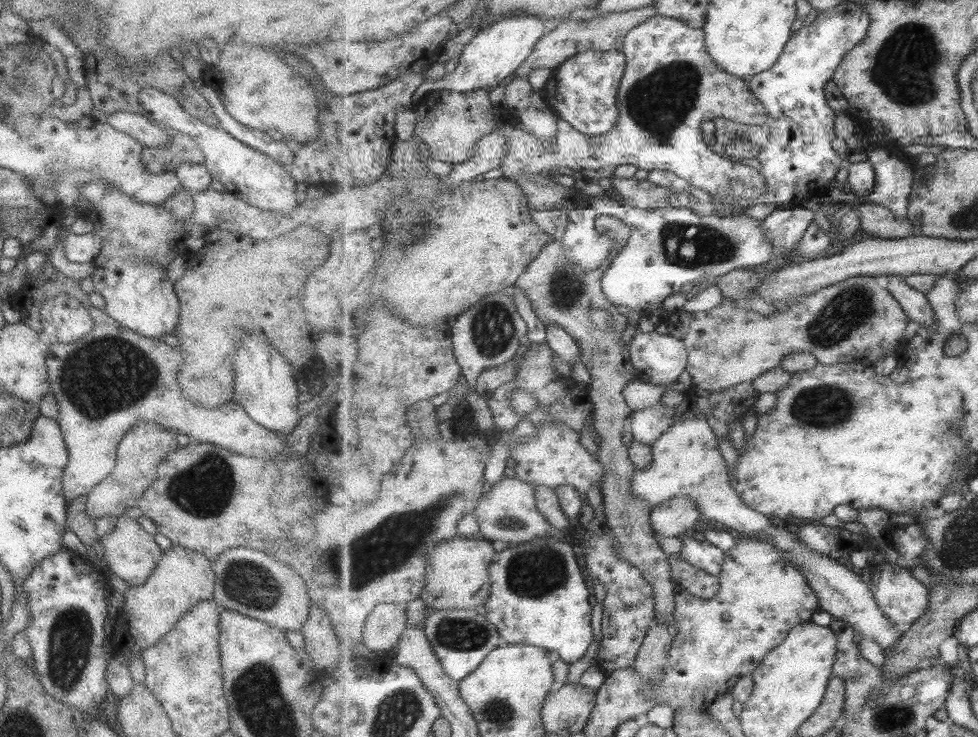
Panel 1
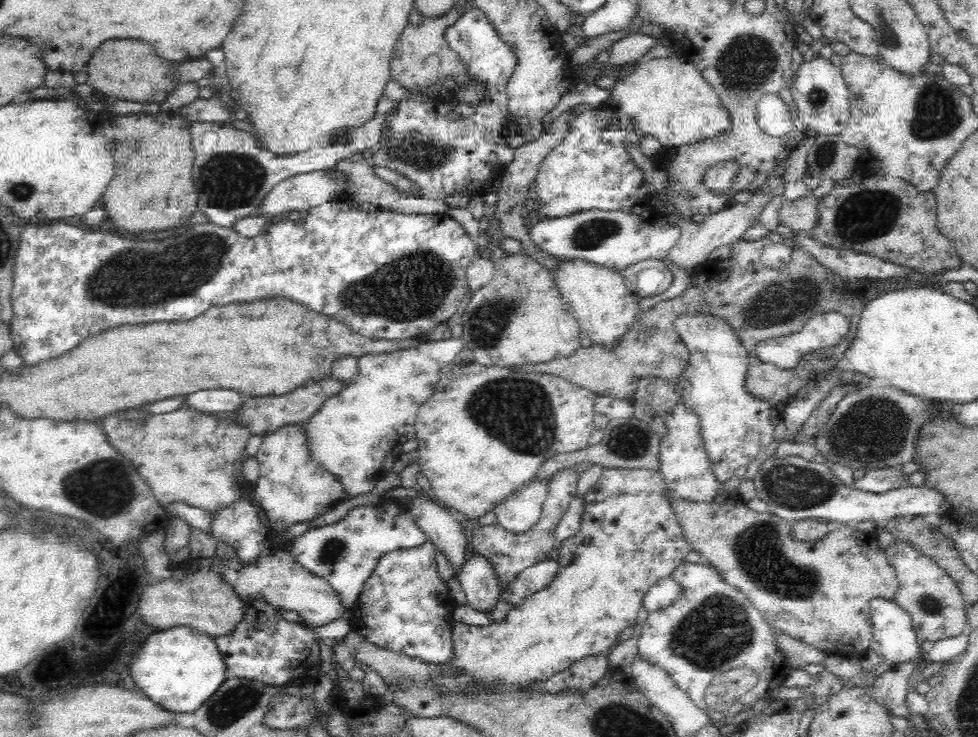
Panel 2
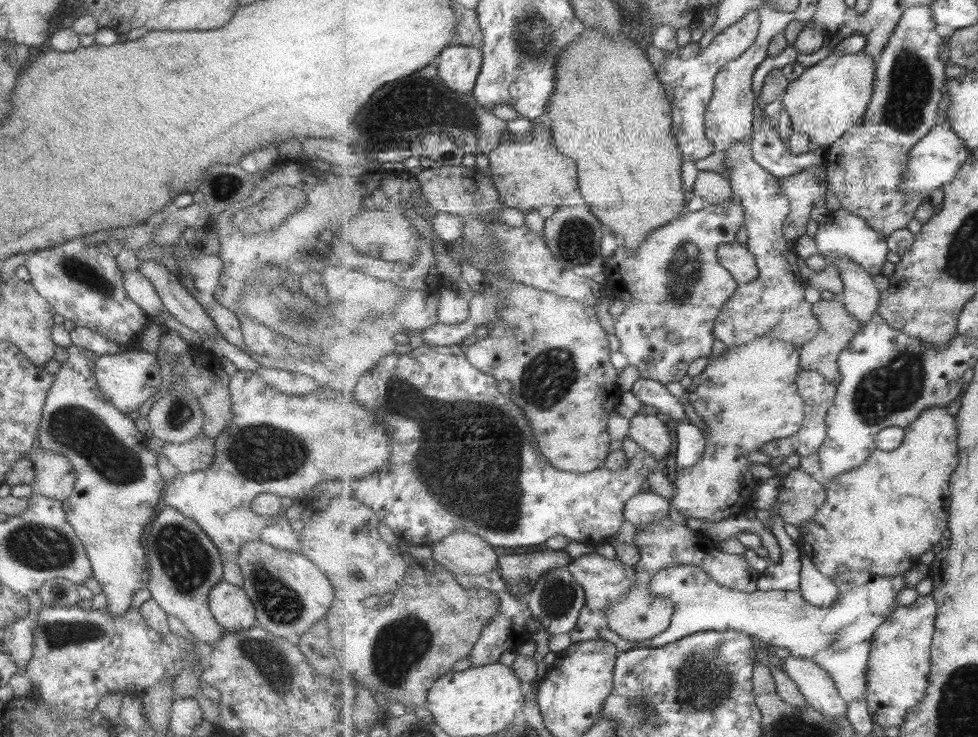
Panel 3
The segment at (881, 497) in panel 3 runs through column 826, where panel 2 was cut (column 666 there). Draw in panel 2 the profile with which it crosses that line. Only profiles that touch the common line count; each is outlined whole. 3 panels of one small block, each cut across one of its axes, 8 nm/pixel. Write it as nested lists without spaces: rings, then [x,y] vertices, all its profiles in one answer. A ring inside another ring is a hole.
[[[608,468],[604,469],[599,476],[599,479],[592,484],[591,488],[586,492],[584,496],[584,518],[582,518],[582,526],[580,530],[564,540],[557,548],[558,558],[560,563],[558,568],[558,574],[556,578],[550,584],[538,592],[527,596],[522,599],[521,603],[513,605],[506,614],[506,619],[502,622],[494,622],[494,624],[487,624],[485,626],[468,625],[466,623],[454,622],[453,623],[453,635],[452,635],[452,654],[448,659],[448,662],[442,663],[441,666],[447,666],[447,669],[438,670],[436,674],[429,680],[429,686],[433,686],[438,693],[442,696],[466,696],[474,697],[480,696],[480,694],[486,694],[486,692],[521,692],[528,691],[530,686],[538,684],[538,682],[546,682],[550,680],[556,674],[564,672],[567,668],[570,668],[574,662],[584,660],[589,656],[598,656],[608,654],[613,650],[620,641],[620,634],[622,630],[628,627],[632,627],[636,623],[639,610],[644,604],[644,597],[646,592],[650,590],[659,578],[668,576],[678,566],[682,564],[682,560],[689,554],[690,547],[687,546],[686,539],[684,538],[681,527],[676,521],[673,510],[667,503],[667,499],[663,497],[663,492],[666,490],[665,479],[662,474],[658,474],[653,470],[646,468],[628,469],[628,468]]]

